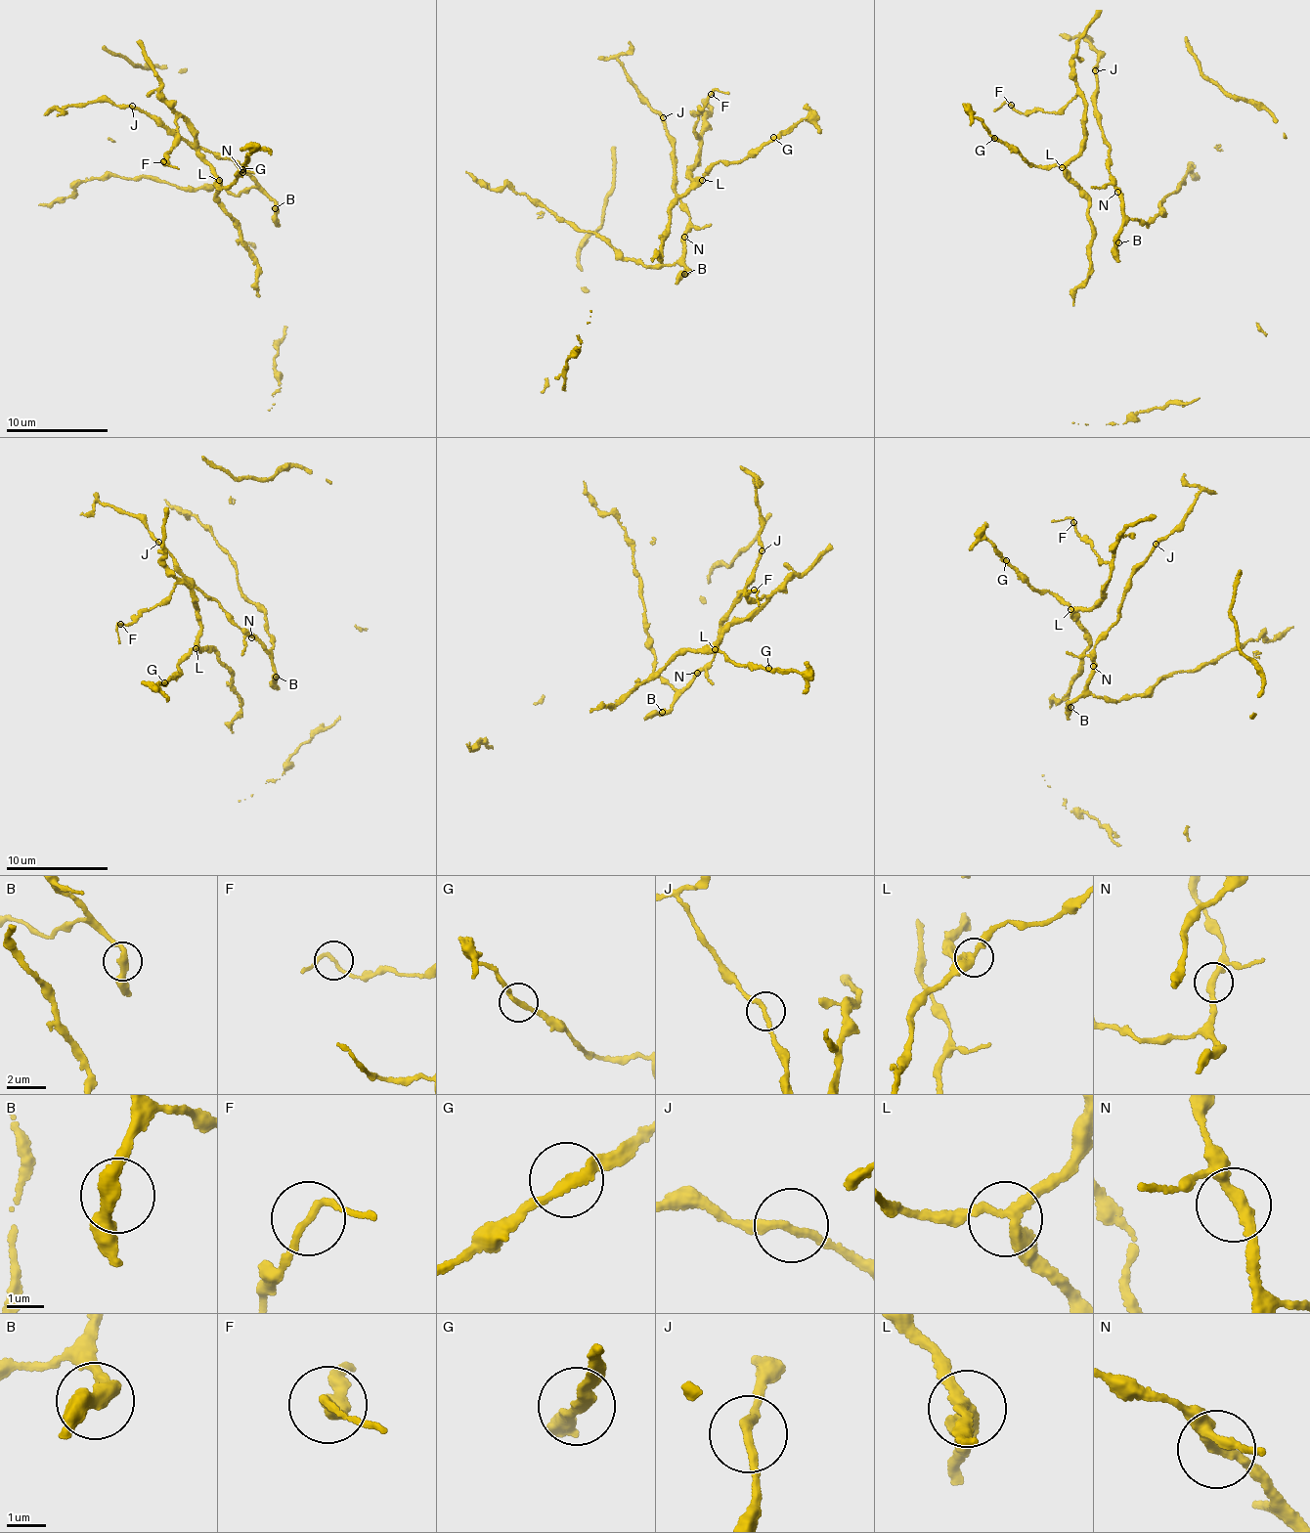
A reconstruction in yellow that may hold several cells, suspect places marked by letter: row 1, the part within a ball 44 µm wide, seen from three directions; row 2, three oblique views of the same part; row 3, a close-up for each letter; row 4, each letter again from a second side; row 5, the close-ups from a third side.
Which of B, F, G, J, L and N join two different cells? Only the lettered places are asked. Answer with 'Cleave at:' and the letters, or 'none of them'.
Cleave at: none of them

